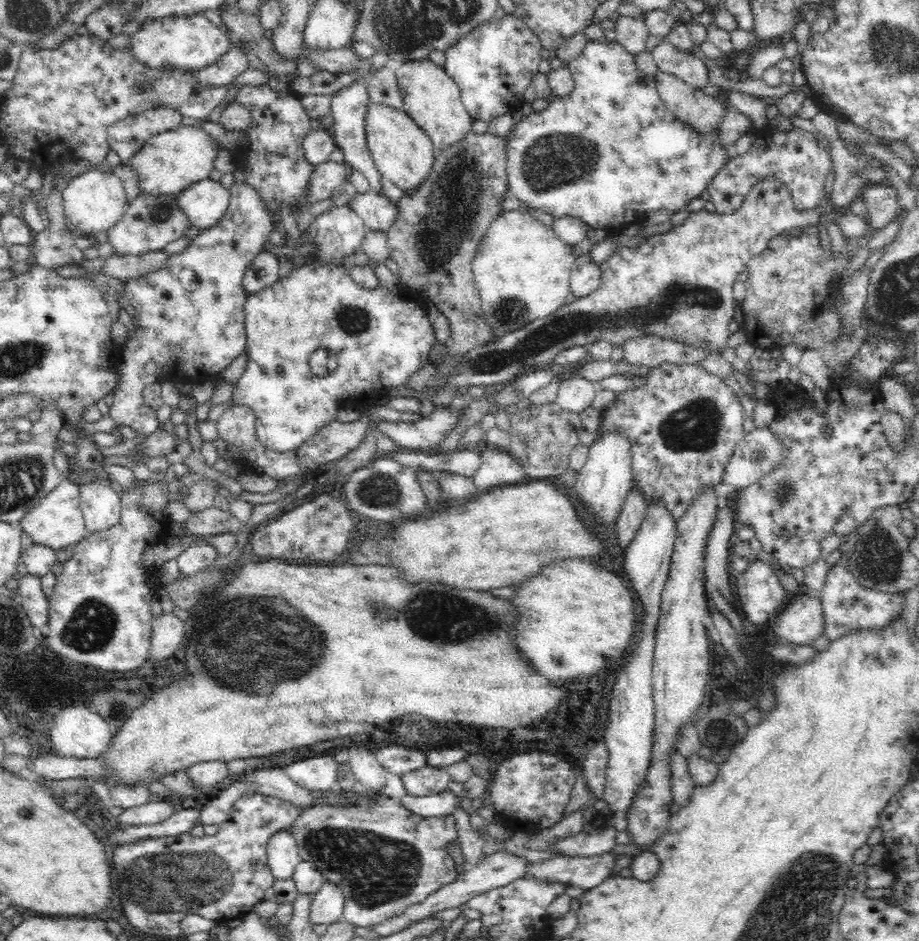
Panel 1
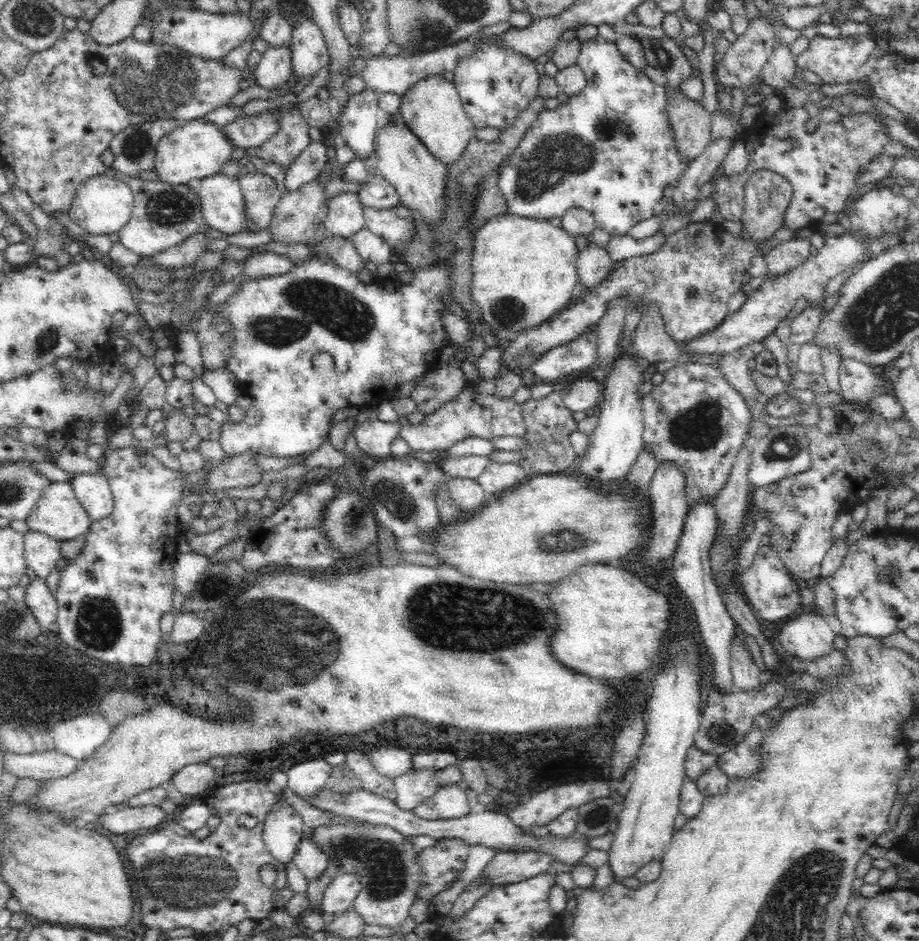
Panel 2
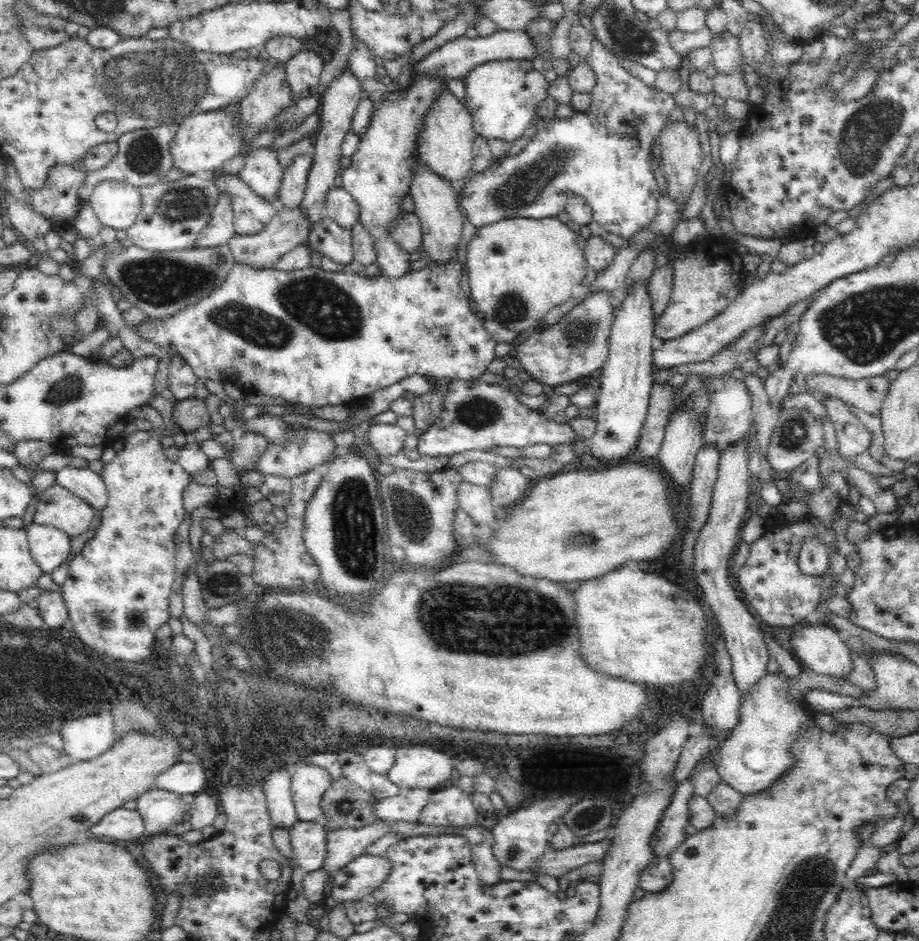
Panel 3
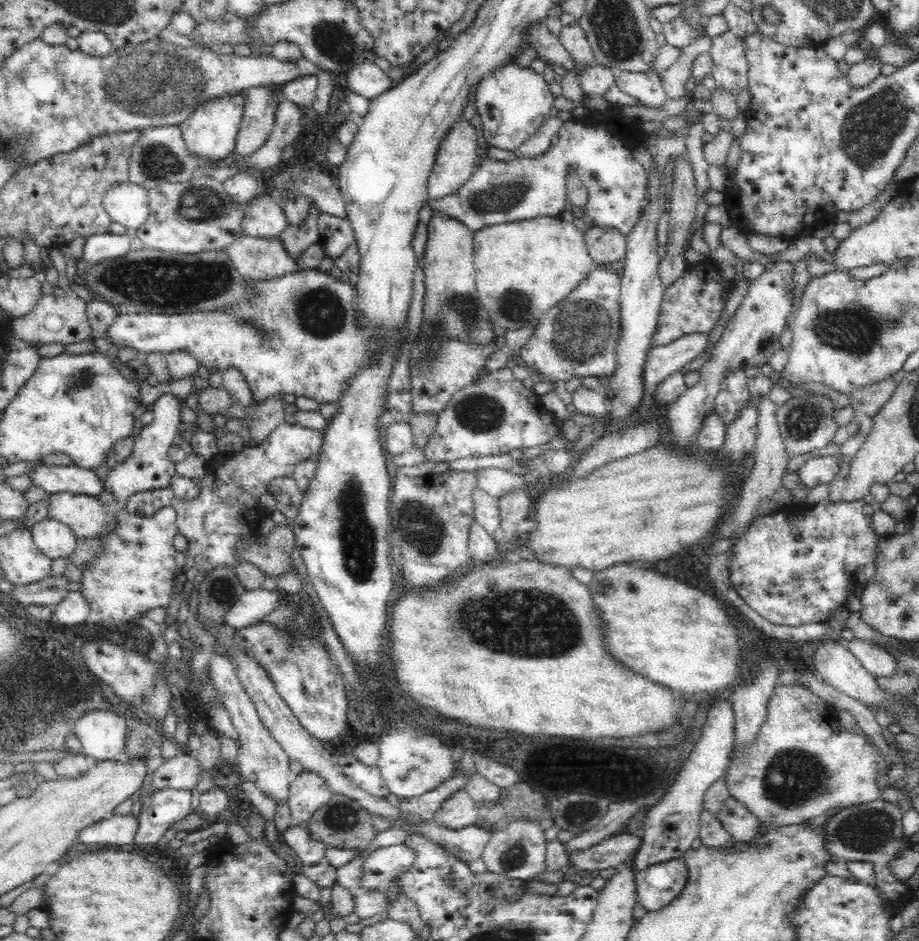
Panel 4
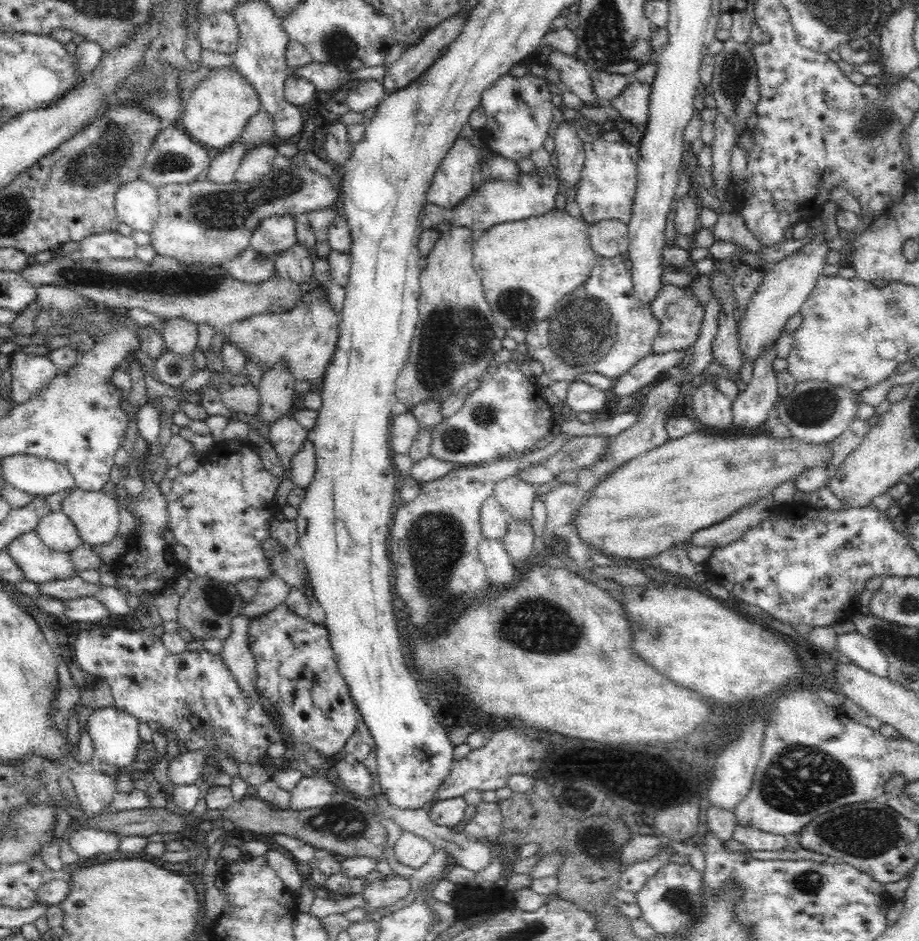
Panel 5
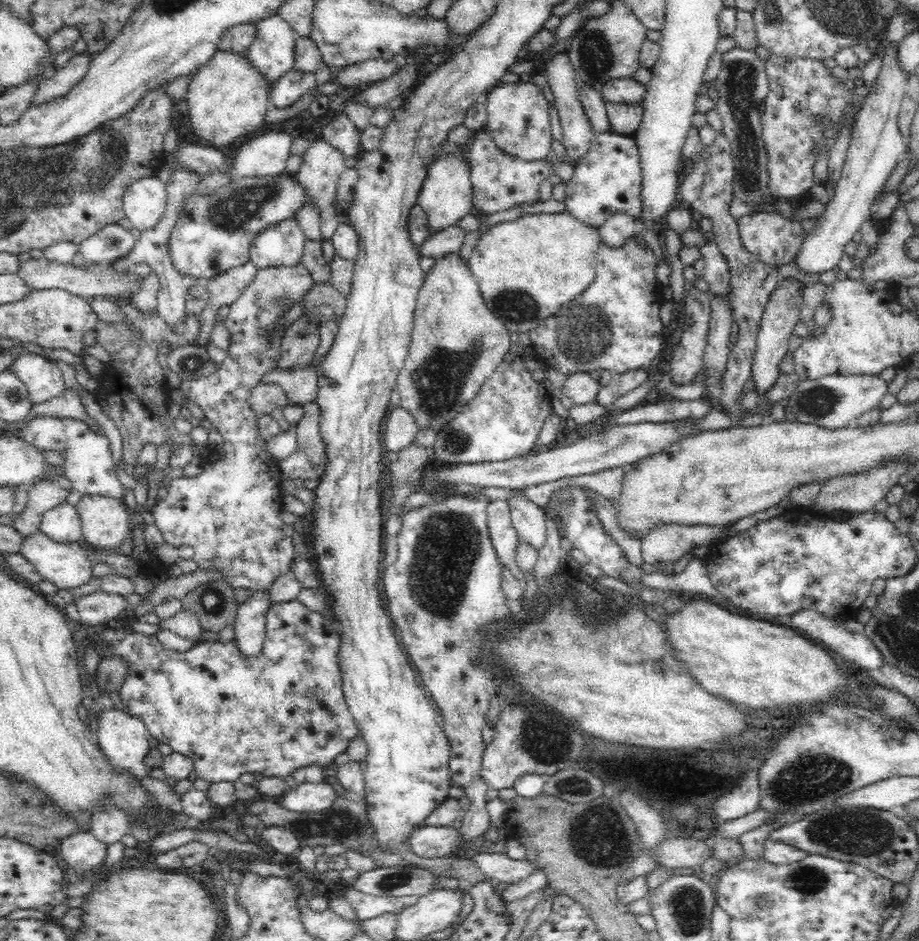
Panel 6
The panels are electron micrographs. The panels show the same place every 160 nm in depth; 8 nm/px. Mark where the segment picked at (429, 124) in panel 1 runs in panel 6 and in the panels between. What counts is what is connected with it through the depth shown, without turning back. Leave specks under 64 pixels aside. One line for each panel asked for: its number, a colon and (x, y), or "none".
2: (432, 109)
3: (446, 146)
4: (455, 163)
5: (451, 184)
6: (445, 197)

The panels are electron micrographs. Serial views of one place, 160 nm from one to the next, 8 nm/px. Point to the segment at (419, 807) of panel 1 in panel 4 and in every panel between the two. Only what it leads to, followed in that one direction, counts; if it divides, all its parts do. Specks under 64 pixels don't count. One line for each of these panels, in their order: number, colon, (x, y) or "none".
2: (448, 802)
3: (449, 806)
4: (460, 810)

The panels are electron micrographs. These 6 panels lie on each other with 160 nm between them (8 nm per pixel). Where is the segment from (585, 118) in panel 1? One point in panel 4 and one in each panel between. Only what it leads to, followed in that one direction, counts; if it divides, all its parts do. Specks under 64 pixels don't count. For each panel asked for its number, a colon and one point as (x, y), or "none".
2: (609, 150)
3: (601, 153)
4: (498, 192)

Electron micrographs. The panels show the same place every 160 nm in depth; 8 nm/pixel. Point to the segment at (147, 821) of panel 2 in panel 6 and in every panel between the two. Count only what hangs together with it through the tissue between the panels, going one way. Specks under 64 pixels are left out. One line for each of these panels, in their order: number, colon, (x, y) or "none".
3: (120, 824)
4: (114, 830)
5: (86, 843)
6: (82, 851)

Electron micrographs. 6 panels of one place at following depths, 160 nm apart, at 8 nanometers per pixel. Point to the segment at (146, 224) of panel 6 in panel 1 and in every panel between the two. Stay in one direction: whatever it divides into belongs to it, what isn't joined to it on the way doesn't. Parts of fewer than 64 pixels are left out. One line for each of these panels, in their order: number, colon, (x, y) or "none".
1: (94, 202)
2: (104, 204)
3: (117, 204)
4: (128, 203)
5: (136, 202)

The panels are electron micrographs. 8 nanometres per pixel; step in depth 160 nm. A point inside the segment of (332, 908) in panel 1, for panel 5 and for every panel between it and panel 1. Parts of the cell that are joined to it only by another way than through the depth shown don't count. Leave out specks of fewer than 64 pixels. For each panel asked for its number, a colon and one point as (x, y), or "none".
2: (339, 895)
3: (361, 876)
4: (384, 865)
5: (410, 849)

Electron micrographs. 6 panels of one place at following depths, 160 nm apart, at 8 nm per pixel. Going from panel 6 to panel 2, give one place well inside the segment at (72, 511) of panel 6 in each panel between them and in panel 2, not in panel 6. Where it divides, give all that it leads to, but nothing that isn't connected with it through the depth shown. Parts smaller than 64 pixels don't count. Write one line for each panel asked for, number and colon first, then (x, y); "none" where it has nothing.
2: (42, 552)
3: (49, 546)
4: (55, 539)
5: (56, 530)

